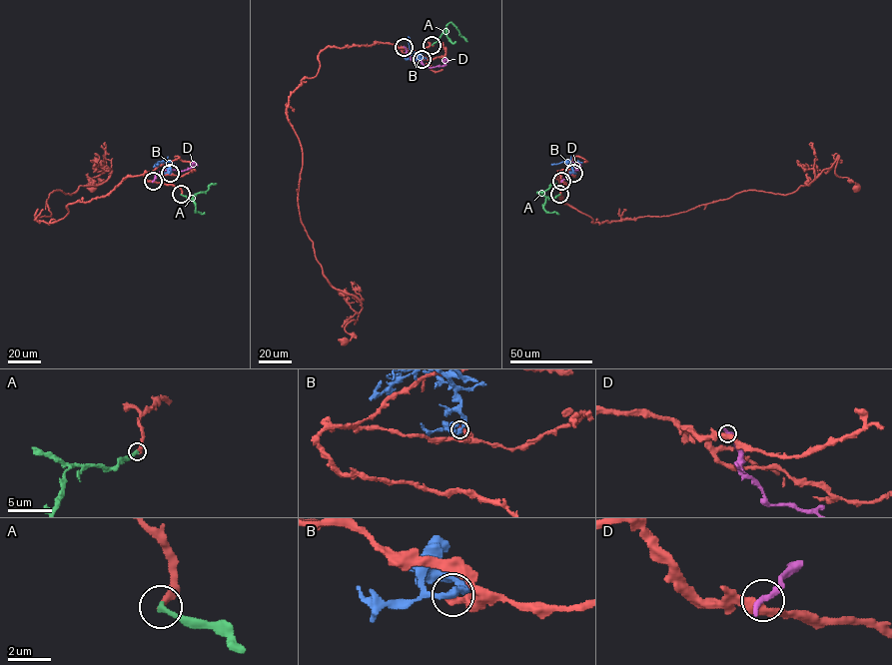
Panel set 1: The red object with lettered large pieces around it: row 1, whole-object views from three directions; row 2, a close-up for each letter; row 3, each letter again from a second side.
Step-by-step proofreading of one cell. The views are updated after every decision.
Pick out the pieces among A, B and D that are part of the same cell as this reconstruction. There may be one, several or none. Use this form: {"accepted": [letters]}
{"accepted": ["A"]}

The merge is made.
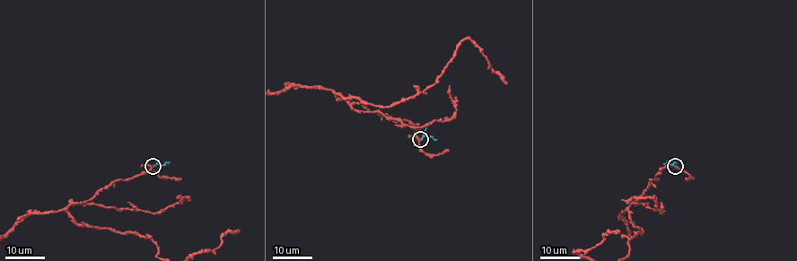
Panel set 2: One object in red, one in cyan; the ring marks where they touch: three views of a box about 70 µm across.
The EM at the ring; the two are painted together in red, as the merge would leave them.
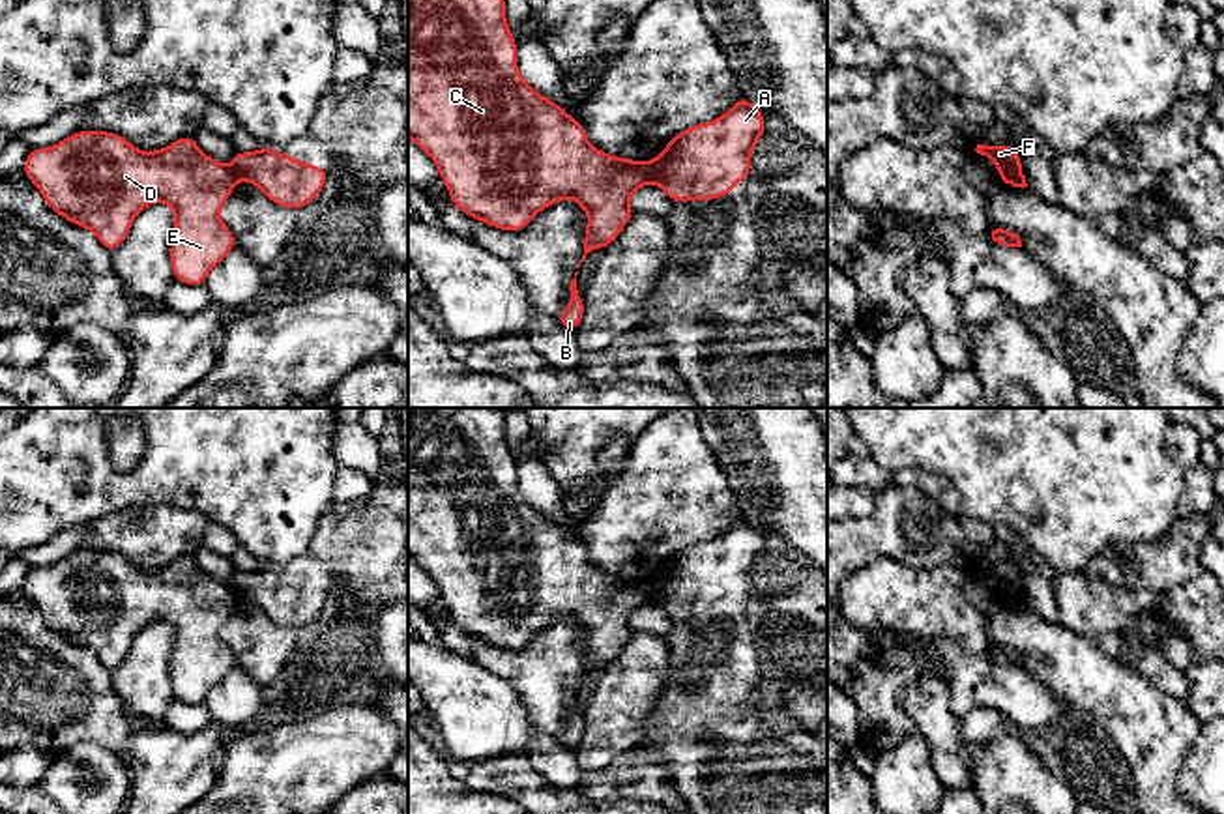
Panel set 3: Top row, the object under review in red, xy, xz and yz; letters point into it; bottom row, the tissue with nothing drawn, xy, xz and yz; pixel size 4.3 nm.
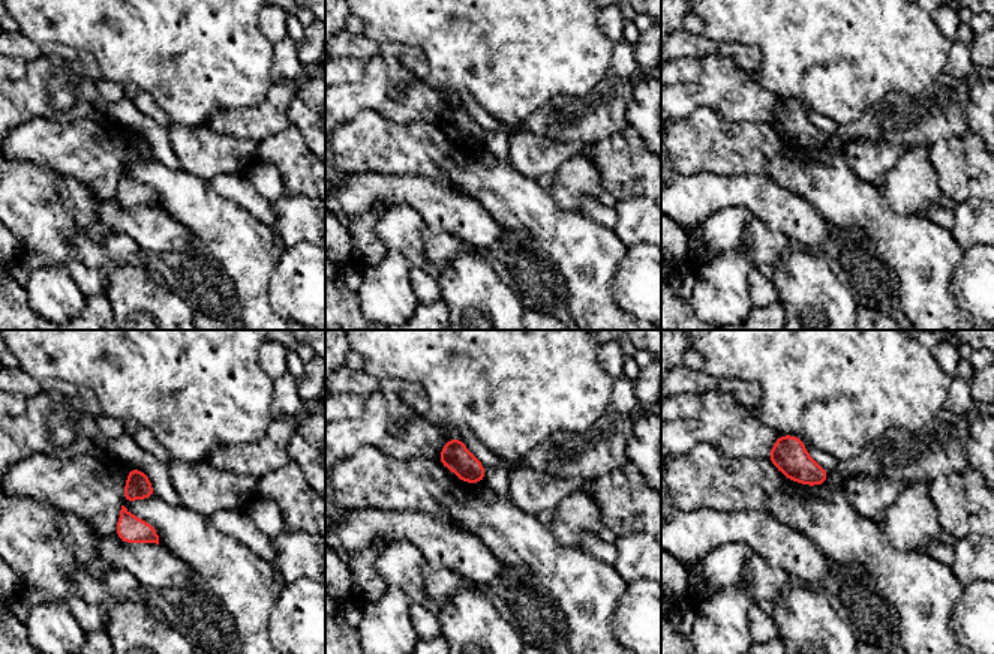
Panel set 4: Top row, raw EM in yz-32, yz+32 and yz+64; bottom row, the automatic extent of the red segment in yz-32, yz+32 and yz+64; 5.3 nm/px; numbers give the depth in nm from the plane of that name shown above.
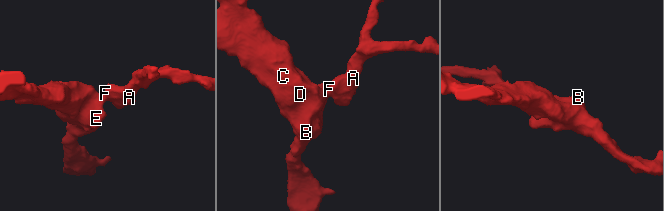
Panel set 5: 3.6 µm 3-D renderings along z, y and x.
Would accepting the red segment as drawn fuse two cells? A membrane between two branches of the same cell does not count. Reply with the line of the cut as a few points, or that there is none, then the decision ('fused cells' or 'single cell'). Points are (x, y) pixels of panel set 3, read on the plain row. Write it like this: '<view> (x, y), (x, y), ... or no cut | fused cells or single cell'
xz (652, 581), (654, 601) | fused cells

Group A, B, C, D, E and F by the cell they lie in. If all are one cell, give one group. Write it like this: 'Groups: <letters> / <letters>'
Groups: A F / B C D E

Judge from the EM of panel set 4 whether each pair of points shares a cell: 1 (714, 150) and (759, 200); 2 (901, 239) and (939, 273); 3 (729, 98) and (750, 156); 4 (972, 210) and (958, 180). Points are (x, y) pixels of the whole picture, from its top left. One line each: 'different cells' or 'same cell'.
1: different cells
2: same cell
3: different cells
4: different cells

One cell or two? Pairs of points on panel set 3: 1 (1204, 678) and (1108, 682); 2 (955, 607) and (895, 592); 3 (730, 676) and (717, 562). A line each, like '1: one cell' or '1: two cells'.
1: two cells
2: one cell
3: one cell

